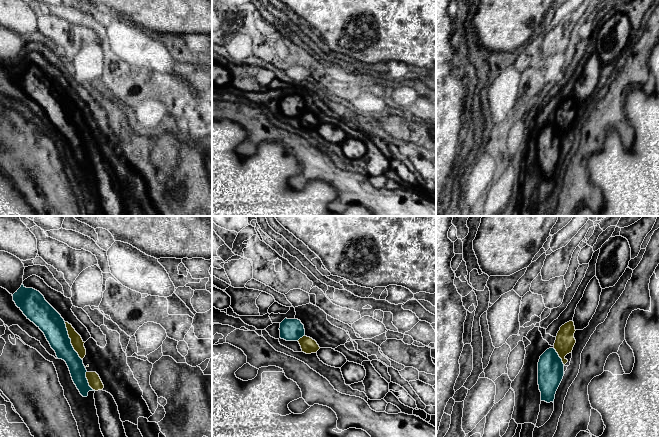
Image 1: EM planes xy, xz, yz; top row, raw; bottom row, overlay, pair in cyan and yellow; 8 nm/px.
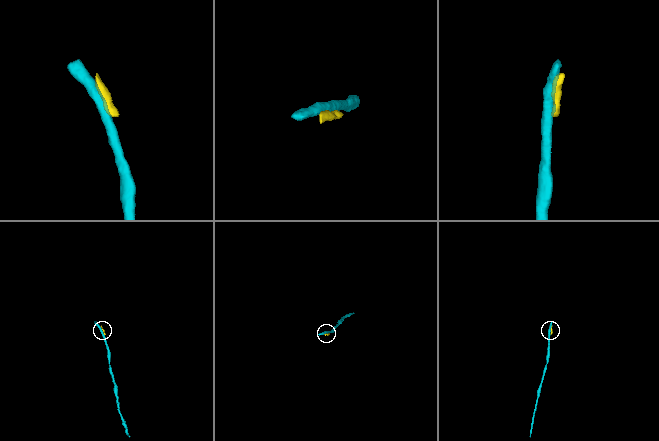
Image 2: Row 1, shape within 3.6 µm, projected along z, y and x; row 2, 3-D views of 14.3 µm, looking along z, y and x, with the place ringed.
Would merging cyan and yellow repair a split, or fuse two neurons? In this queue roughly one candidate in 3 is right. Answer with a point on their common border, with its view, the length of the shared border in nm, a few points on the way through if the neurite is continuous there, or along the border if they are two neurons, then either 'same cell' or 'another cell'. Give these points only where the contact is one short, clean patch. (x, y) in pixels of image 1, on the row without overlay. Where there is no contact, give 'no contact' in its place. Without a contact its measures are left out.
contact xy (70, 117); length 340 nm; another cell

